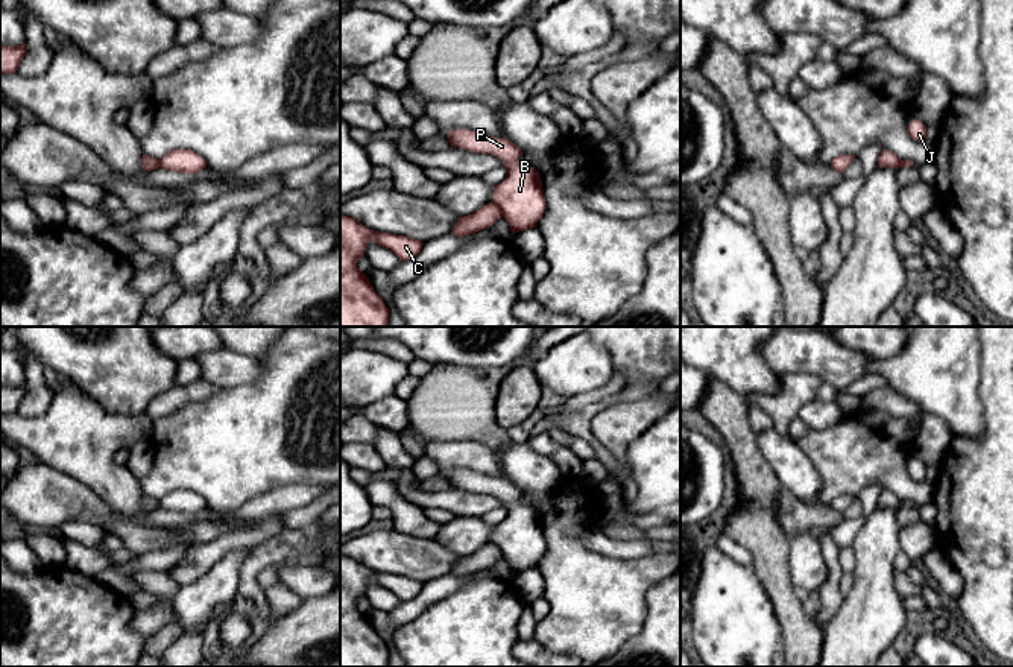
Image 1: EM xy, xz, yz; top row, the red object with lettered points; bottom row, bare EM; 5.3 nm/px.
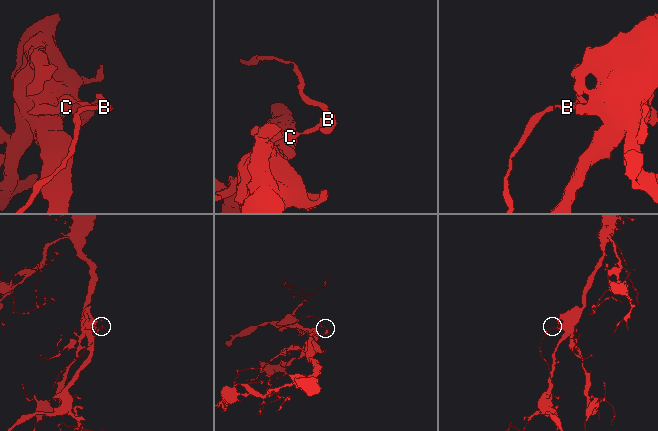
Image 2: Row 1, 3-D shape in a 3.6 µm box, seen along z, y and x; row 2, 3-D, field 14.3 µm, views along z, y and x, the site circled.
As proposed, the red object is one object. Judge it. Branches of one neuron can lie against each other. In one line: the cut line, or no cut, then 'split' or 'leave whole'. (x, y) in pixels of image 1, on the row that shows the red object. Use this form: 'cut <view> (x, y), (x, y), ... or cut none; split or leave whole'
cut xz (492, 201), (503, 214); split

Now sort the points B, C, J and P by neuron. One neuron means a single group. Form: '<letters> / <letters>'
B J P / C

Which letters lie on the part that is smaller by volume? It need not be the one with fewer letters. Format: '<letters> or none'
B, J, P

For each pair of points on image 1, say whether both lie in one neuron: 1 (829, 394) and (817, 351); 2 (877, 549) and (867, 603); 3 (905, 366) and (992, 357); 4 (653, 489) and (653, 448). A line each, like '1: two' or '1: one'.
1: two
2: one
3: two
4: one

